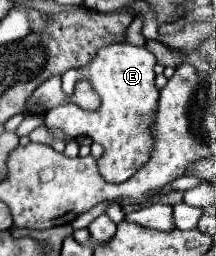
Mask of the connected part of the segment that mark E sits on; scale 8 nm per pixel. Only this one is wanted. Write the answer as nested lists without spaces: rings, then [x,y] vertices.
[[[109,44],[97,52],[97,56],[89,62],[85,68],[67,70],[63,74],[63,92],[65,96],[73,94],[73,86],[81,76],[87,76],[95,90],[99,90],[101,96],[101,108],[95,112],[81,110],[73,102],[59,104],[57,108],[51,108],[45,114],[45,126],[61,128],[71,138],[89,136],[95,142],[99,142],[105,152],[99,158],[99,170],[101,176],[109,182],[123,182],[133,176],[133,172],[147,162],[151,152],[151,136],[147,130],[149,114],[155,110],[159,90],[155,88],[155,56],[147,52],[145,48],[137,48],[131,44]]]

